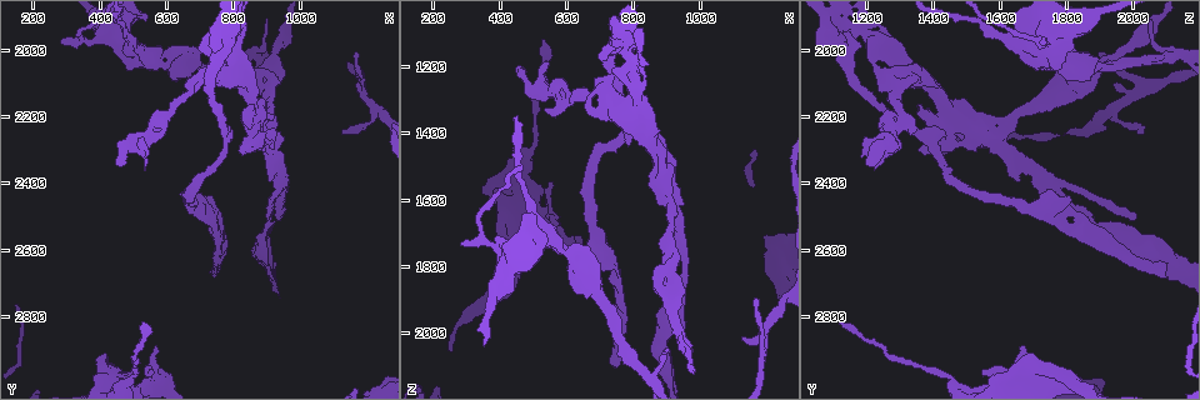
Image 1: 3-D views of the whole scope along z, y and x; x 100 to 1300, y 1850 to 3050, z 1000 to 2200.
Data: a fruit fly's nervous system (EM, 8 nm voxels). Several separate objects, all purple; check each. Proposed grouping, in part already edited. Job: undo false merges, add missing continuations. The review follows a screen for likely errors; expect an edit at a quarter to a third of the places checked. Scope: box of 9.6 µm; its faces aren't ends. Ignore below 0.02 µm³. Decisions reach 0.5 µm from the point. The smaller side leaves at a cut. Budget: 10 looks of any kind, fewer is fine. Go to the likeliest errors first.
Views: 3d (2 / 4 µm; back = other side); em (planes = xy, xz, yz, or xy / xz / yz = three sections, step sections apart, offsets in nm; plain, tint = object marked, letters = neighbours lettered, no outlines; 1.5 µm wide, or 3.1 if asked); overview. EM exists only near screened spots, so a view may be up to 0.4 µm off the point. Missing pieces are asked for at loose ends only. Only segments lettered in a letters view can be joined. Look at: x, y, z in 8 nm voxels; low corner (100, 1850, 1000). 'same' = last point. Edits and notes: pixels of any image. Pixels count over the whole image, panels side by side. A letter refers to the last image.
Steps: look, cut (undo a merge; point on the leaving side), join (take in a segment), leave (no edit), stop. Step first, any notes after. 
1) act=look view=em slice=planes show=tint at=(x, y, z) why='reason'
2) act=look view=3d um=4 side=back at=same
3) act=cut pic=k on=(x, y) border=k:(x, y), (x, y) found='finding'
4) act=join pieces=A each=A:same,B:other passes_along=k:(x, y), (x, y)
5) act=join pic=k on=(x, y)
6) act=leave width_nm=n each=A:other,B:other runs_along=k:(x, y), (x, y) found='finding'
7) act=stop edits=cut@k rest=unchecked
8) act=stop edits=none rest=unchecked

act=look view=em slice=xy step=4 show=tint at=(1130, 2260, 2010) why='tapers out'

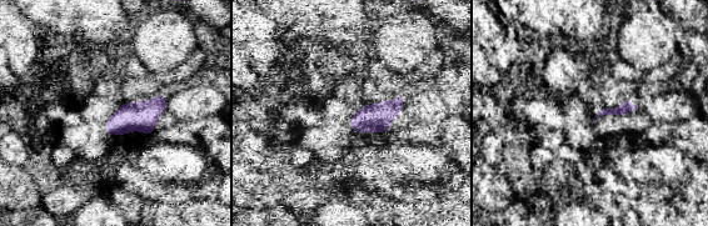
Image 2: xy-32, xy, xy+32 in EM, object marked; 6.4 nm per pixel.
act=look view=em slice=planes show=letters at=same why='cut it another way'

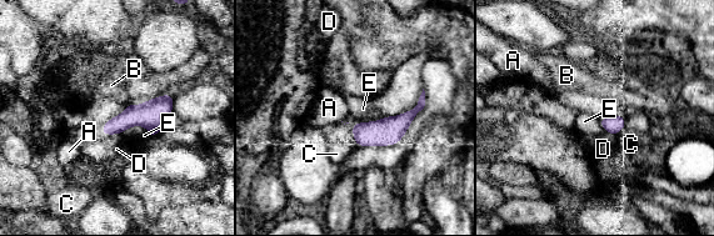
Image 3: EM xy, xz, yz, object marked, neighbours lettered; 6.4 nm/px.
act=leave each=A:other,B:other,C:other,D:other,E:other border=3:(120, 134), (110, 134), (108, 136) found='none of them fits'

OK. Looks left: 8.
act=look view=em slice=yz step=8 show=tint at=(730, 2670, 2100) why='tapers out'

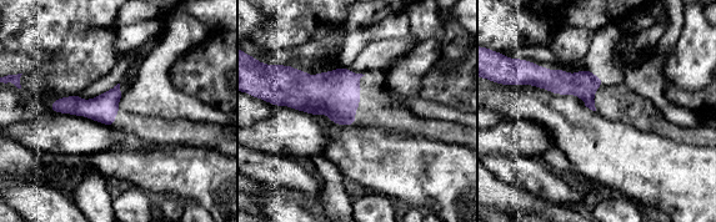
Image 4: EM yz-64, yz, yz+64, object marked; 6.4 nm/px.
act=look view=em slice=xz step=4 show=letters at=same

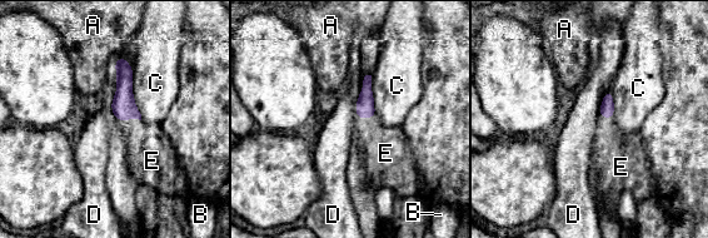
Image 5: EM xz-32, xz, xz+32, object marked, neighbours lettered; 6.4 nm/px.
act=join pieces=E width_nm=100 each=A:other,B:other,C:other,D:other,E:same passes_along=5:(123, 105), (130, 118), (149, 152) found='it goes on there'

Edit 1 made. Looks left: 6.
act=look view=em slice=xz step=4 show=letters at=(920, 2260, 1500)

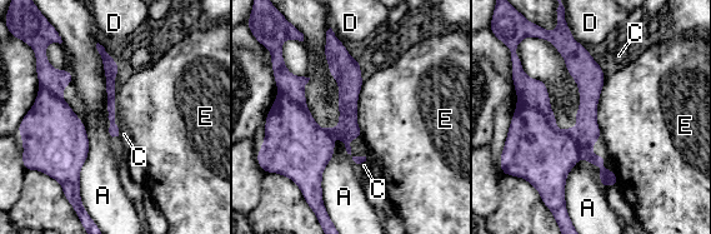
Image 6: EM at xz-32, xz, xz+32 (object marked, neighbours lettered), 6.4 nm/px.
act=cut pic=6 on=(532, 91) each=A:other,C:other,D:other,E:other border=6:(517, 99), (537, 109), (556, 129) found='two cells meet here'

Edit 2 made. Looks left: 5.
act=look view=overview

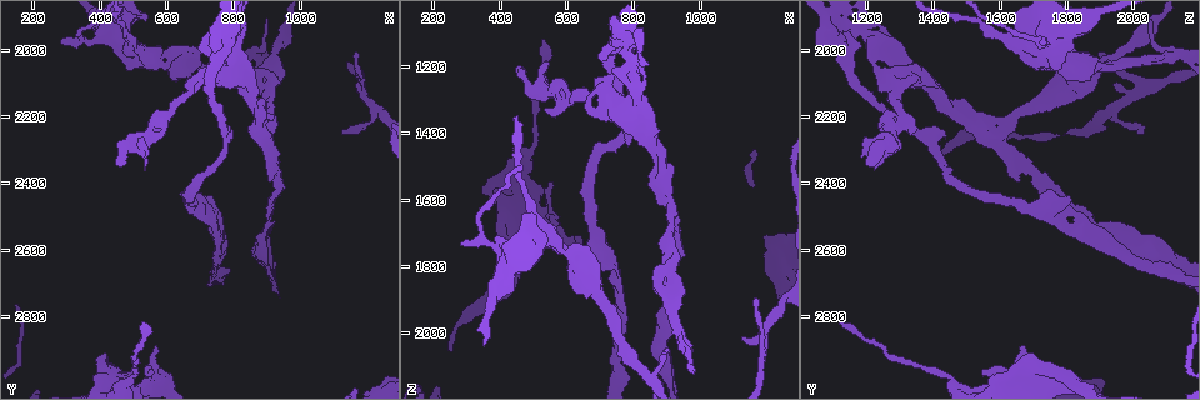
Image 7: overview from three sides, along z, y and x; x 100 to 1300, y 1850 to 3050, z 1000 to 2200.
act=look view=3d um=4 at=(850, 2010, 2140) why='sudden change in width'

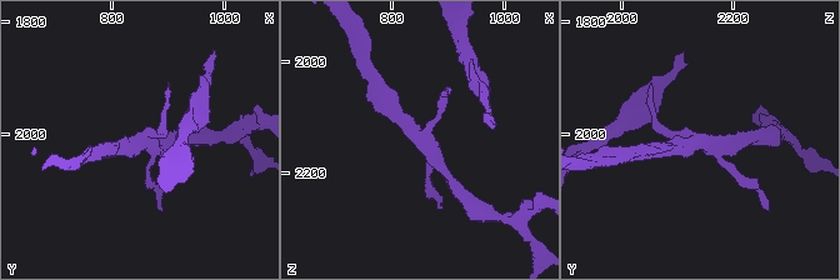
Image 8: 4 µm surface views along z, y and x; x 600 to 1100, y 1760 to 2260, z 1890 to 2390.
act=look view=em slice=planes show=letters at=(850, 2010, 2130)

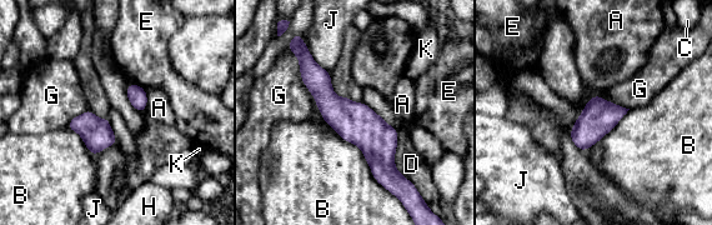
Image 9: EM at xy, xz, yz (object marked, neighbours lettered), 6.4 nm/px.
act=leave longest_contact=B:650nm each=A:other,B:other,C:other,D:other,E:other,G:other,H:other,J:other,K:other runs_along=9:(306, 59), (394, 179) found='continuous, no second cell'

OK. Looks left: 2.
act=stop edits=join@5,cut@6 rest=unchecked

